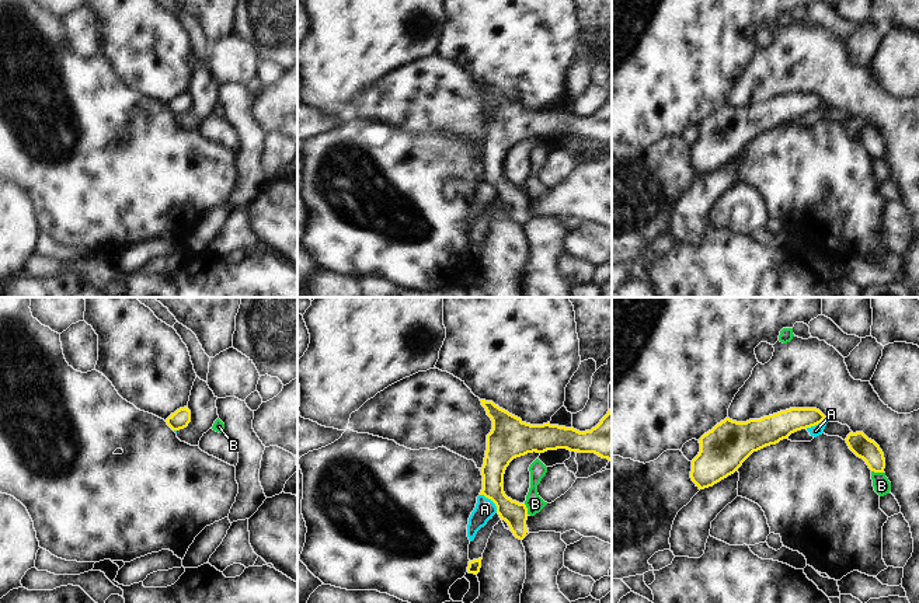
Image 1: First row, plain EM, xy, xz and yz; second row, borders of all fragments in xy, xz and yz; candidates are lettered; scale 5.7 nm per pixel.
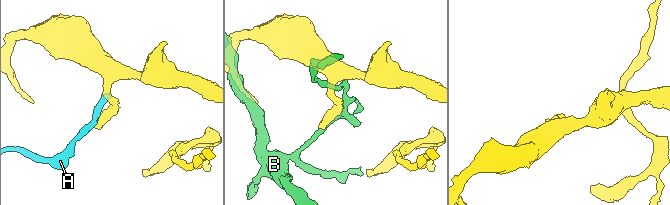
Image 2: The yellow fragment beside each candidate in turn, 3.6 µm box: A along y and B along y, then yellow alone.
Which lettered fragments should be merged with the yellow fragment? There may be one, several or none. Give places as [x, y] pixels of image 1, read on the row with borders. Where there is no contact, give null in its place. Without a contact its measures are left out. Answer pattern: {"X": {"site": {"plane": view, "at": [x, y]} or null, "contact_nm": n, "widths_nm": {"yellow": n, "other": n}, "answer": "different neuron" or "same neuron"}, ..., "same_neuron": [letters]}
{"A": {"site": {"plane": "xz", "at": [491, 499]}, "contact_nm": 150, "widths_nm": {"yellow": 150, "other": 120}, "answer": "different neuron"}, "B": {"site": {"plane": "yz", "at": [877, 471]}, "contact_nm": 70, "widths_nm": {"yellow": 120, "other": 100}, "answer": "different neuron"}, "same_neuron": []}

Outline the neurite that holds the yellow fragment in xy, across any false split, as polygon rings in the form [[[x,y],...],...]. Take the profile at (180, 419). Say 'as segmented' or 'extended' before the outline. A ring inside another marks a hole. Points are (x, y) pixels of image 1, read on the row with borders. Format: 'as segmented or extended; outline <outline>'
as segmented; outline [[[188,407],[180,408],[174,414],[171,414],[166,419],[166,422],[173,431],[184,429],[191,422],[191,411],[188,409]]]

